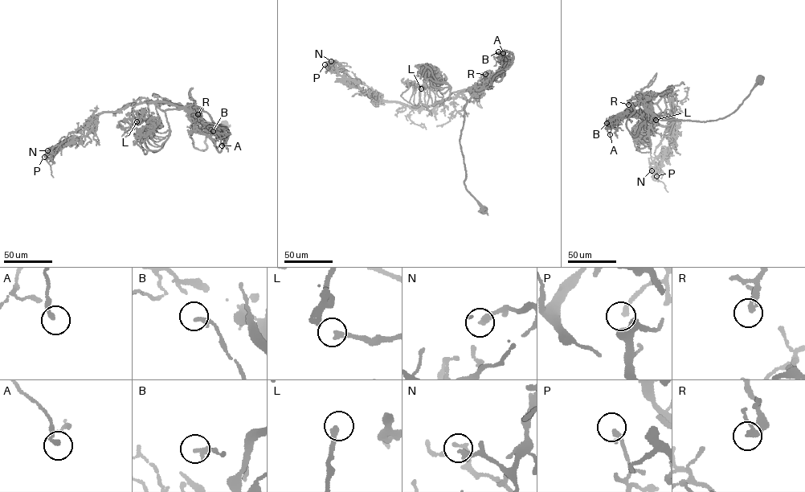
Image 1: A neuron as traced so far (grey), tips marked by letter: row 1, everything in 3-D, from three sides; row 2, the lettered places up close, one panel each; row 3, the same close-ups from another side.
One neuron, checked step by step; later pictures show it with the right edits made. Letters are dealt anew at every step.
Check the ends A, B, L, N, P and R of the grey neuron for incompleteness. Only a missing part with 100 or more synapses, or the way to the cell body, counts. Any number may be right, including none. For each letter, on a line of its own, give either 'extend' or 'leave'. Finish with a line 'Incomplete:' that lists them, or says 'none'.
A: leave
B: leave
L: extend
N: leave
P: leave
R: leave
Incomplete: L

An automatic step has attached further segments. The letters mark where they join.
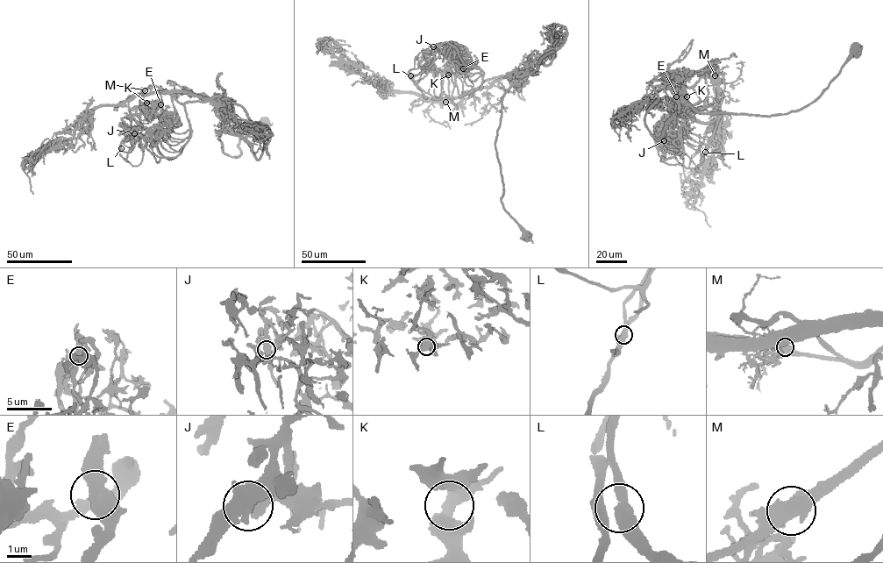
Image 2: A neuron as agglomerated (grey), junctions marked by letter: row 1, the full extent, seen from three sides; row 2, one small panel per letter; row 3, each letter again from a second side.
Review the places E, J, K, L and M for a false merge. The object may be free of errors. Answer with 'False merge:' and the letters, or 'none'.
False merge: none

